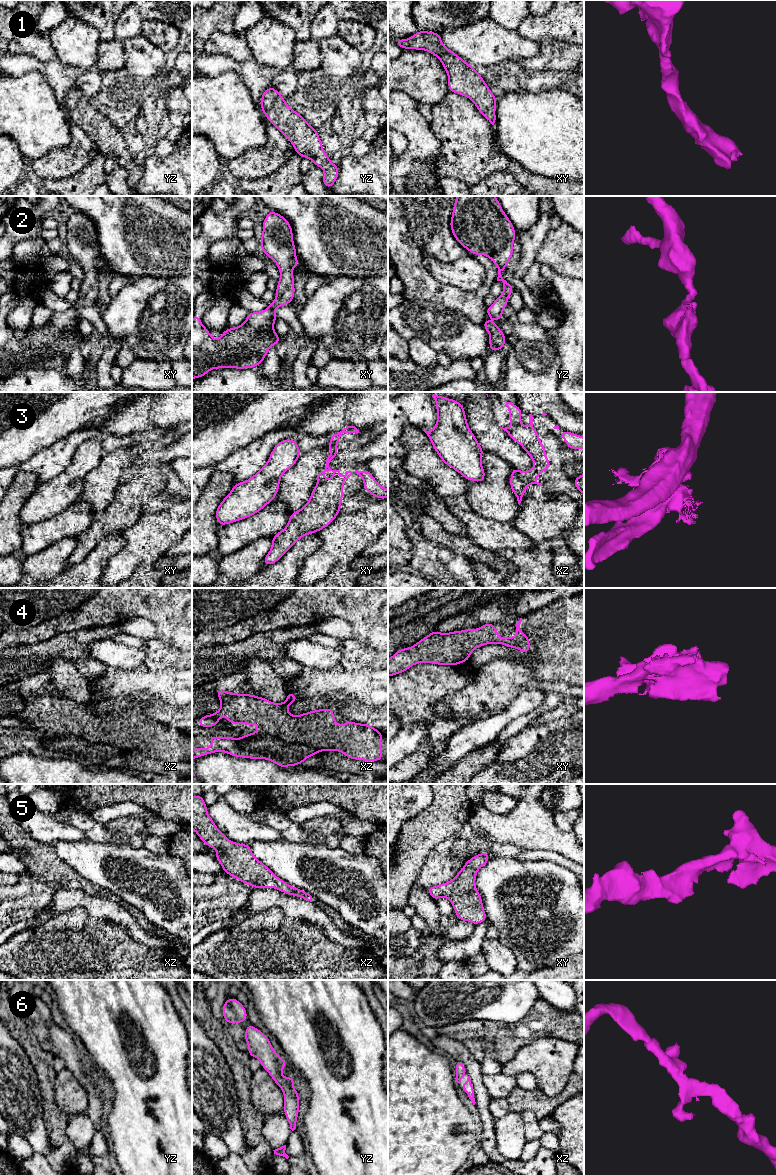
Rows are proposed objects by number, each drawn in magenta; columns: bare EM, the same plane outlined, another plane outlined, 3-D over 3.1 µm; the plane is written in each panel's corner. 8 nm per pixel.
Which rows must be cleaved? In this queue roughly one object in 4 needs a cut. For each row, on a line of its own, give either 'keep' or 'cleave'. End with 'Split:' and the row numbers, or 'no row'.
1: keep
2: keep
3: cleave
4: keep
5: keep
6: keep
Split: 3

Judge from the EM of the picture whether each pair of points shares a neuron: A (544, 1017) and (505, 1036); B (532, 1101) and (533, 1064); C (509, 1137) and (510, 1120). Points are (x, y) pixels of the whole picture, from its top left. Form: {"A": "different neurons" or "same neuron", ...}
{"A": "same neuron", "B": "different neurons", "C": "same neuron"}

